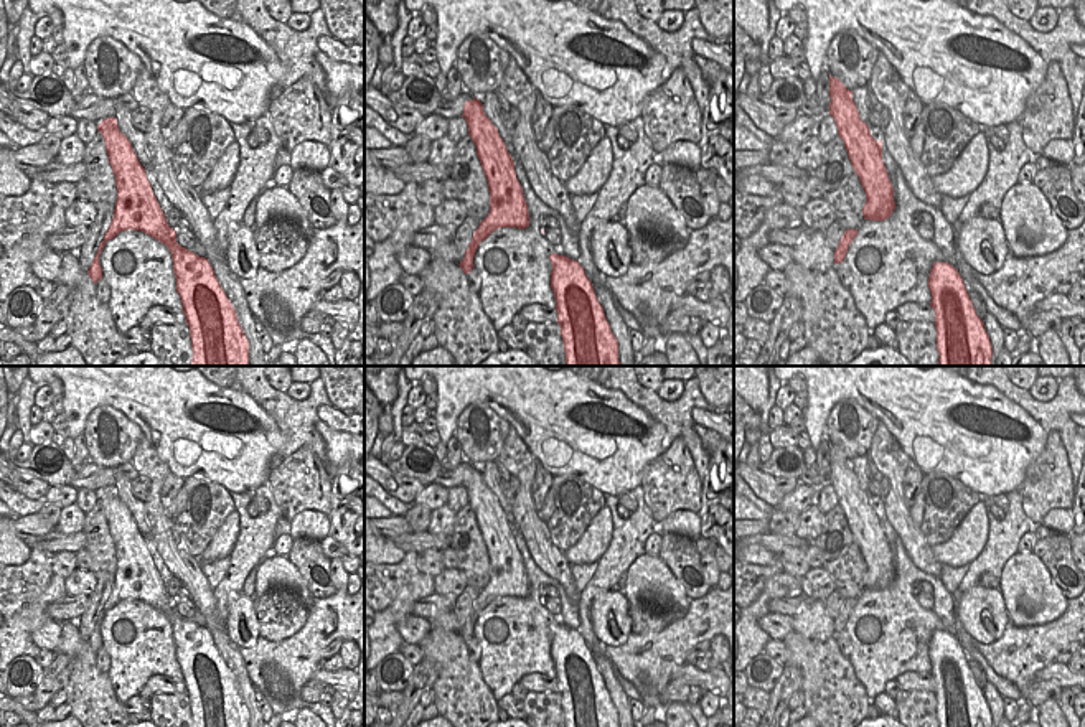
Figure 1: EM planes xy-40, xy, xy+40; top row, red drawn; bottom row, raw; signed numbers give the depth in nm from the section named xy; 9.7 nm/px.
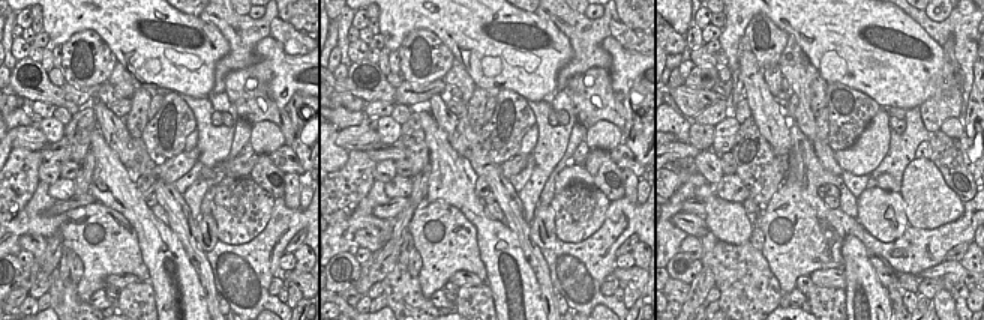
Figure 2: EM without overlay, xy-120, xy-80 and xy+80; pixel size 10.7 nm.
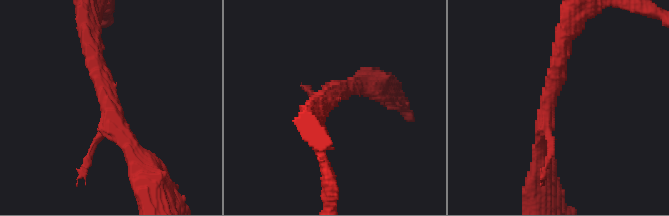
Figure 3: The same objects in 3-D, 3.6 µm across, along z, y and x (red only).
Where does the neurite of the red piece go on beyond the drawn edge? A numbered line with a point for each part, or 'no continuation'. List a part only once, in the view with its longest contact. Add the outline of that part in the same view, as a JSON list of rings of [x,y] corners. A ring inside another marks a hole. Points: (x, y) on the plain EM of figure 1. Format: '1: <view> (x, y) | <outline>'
no continuation

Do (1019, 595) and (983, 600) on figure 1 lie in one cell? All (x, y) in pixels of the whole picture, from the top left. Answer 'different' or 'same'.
different

